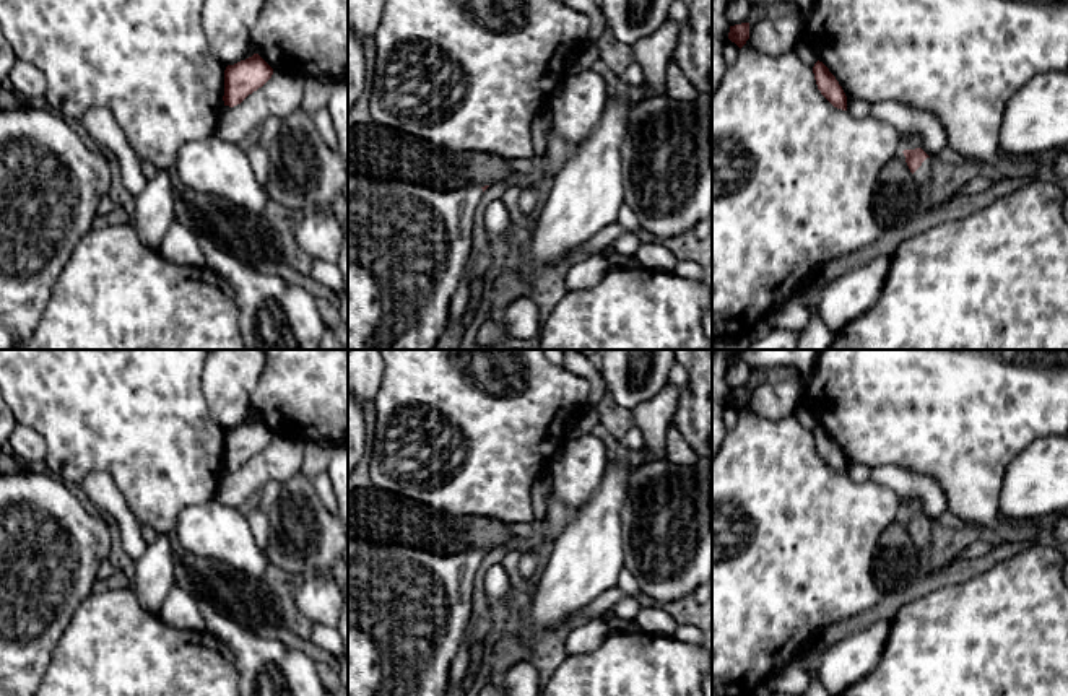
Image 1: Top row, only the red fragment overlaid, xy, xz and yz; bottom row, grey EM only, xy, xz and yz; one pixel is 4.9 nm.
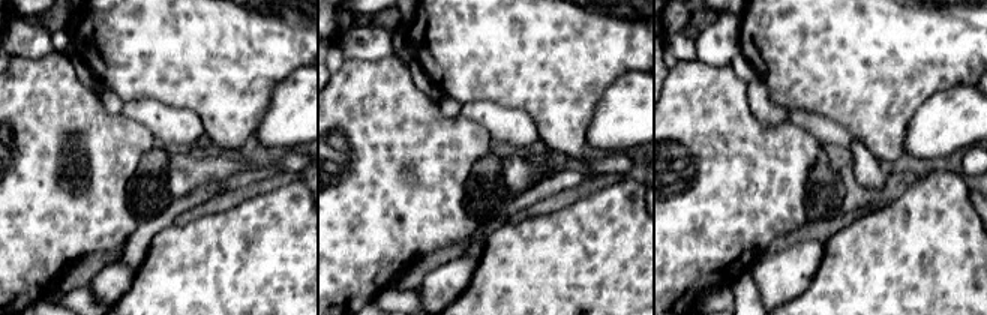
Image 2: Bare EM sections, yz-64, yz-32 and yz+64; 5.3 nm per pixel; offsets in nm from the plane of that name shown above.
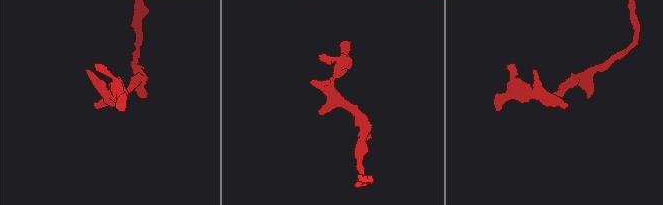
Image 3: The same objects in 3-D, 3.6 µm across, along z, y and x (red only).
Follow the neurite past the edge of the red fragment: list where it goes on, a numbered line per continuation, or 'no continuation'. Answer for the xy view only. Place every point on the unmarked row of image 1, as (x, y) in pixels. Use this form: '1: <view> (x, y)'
no continuation

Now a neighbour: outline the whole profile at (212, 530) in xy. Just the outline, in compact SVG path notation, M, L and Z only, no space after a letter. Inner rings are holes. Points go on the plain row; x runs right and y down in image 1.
M216 499L185 507L172 533L179 550L219 561L257 579L271 579L265 553L258 548L241 509Z

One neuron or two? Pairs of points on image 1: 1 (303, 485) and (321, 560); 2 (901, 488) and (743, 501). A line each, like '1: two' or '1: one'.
1: one
2: two

